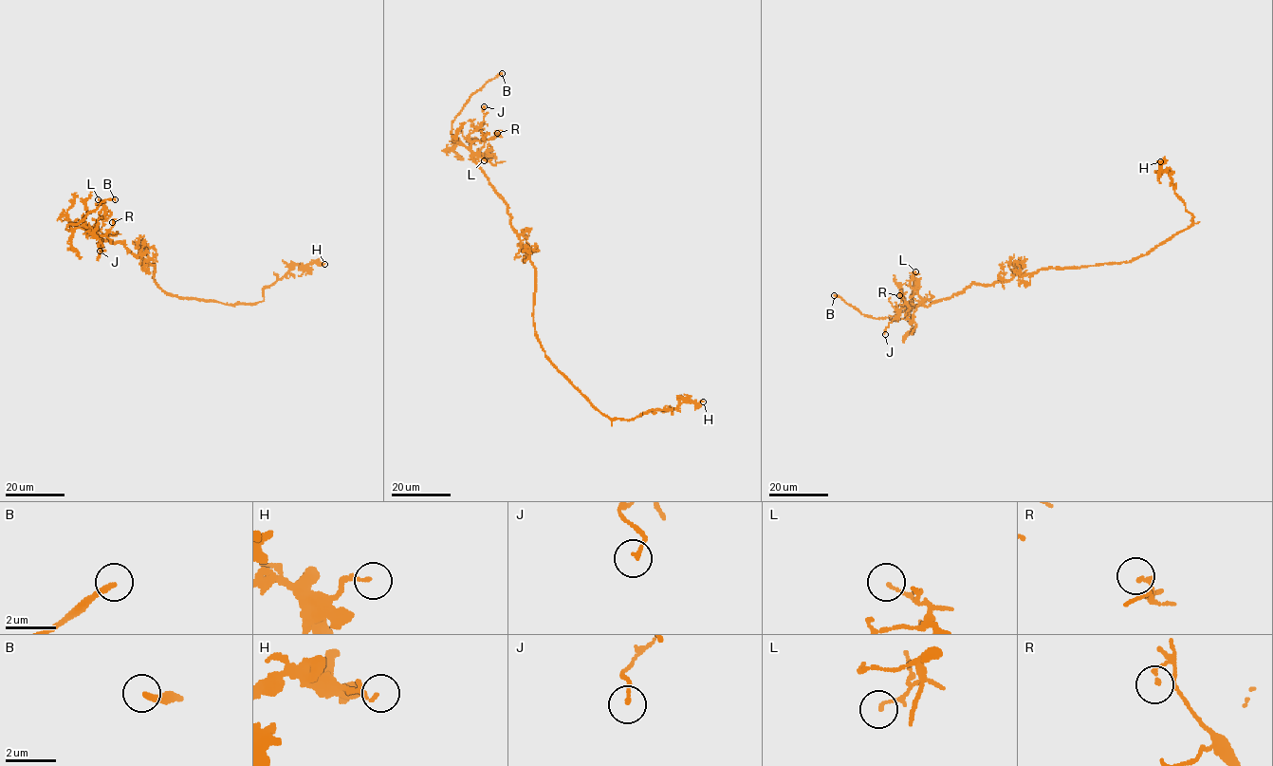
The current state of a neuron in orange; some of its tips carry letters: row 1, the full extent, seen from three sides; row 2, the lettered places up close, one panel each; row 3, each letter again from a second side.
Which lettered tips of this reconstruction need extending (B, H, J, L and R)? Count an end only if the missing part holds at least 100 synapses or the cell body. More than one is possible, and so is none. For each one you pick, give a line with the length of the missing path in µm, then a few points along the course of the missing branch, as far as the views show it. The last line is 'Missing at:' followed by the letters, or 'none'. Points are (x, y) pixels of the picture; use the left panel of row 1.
B: Missing length about 15 µm. Course of what is missing: (115, 199), (128, 198), (139, 183), (139, 177)
Missing at: B

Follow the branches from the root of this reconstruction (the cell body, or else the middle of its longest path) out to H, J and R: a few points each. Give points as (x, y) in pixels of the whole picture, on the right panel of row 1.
H: (1058, 269), (1131, 262), (1191, 225), (1193, 214), (1187, 210), (1160, 161)
J: (1058, 269), (1015, 274), (1006, 281), (989, 285), (972, 284), (961, 292), (927, 306), (906, 303), (885, 334)
R: (1058, 269), (1015, 274), (989, 285), (972, 284), (927, 306), (910, 305), (909, 308), (899, 295)

